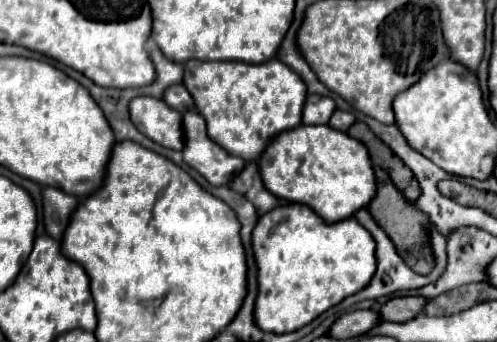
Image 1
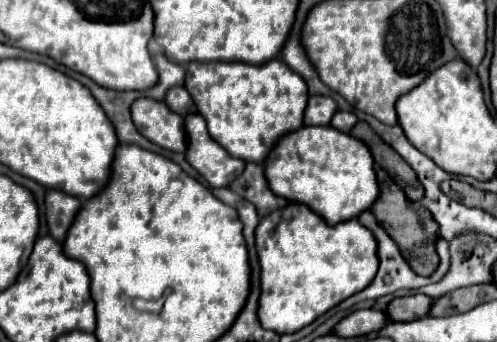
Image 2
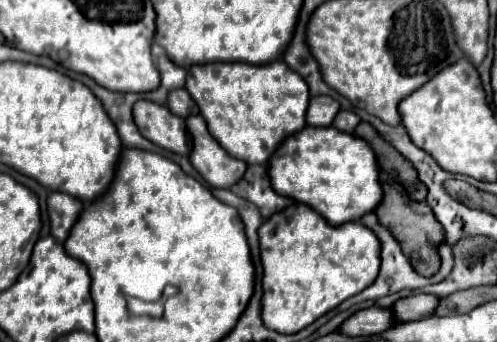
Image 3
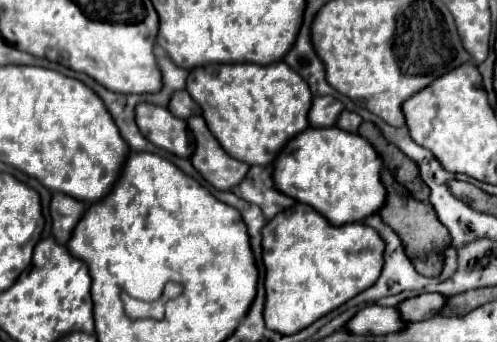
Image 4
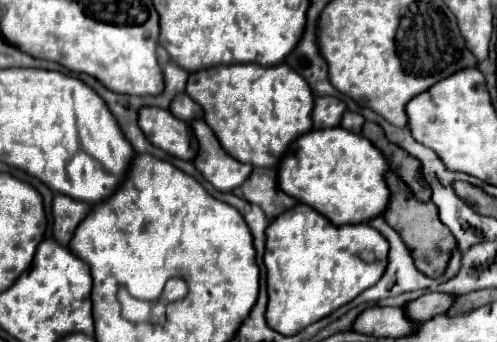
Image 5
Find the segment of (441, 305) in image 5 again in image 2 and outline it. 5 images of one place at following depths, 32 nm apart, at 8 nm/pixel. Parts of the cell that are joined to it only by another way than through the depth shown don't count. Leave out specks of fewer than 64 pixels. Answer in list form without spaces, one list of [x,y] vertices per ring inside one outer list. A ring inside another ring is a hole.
[[[426,294],[404,296],[404,298],[392,300],[390,306],[386,308],[386,314],[394,322],[410,322],[410,320],[418,320],[418,318],[428,316],[432,304],[434,304],[434,298],[430,298]]]

